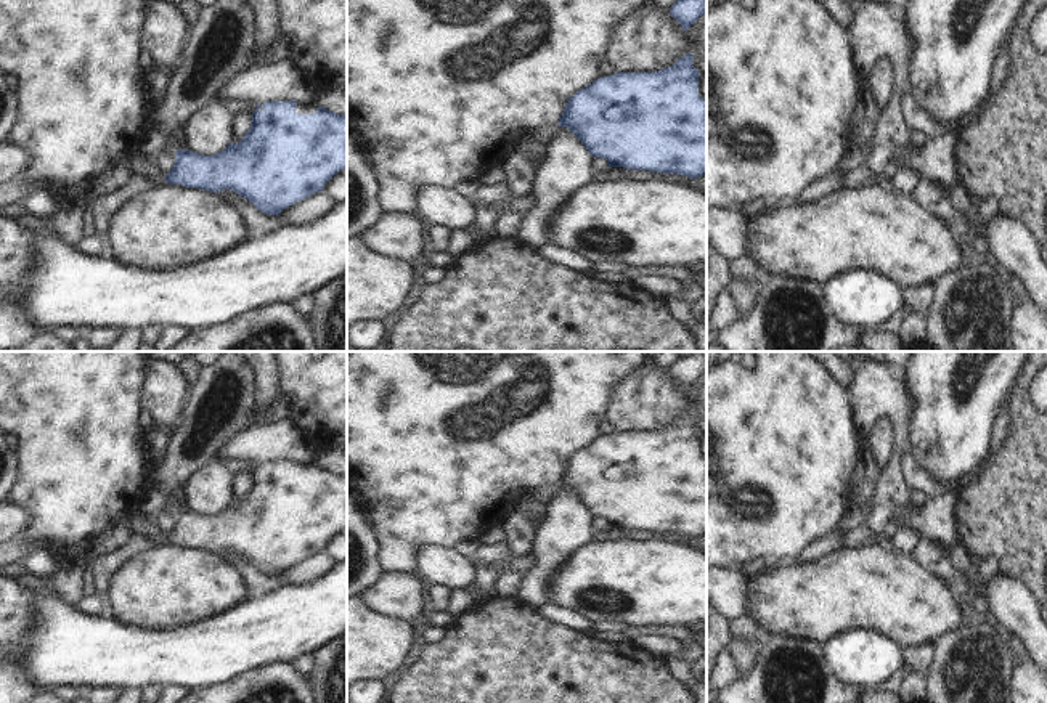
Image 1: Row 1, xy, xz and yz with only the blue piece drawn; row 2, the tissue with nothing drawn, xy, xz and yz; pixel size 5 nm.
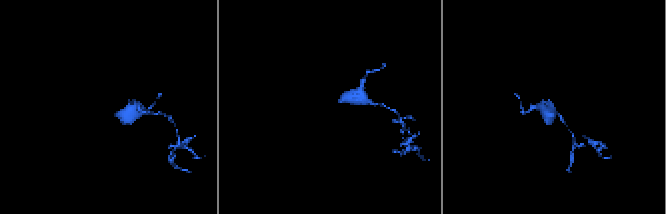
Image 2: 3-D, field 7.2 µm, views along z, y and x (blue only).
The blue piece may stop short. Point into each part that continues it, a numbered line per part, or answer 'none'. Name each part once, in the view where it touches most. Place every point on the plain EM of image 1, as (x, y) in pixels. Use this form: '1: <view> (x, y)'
1: xy (310, 467)

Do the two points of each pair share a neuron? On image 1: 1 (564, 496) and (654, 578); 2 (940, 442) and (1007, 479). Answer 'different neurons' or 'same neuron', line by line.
1: different neurons
2: different neurons

